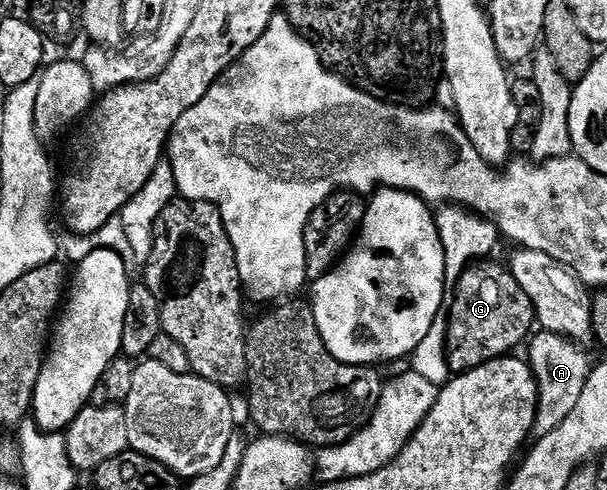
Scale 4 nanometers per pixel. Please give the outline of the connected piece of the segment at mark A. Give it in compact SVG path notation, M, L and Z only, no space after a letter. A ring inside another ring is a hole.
M536 331L526 348L525 356L530 363L531 373L535 375L539 391L533 432L536 437L541 437L552 433L572 413L573 406L585 389L589 363L587 364L587 356L579 349L582 347L576 341L555 332Z

